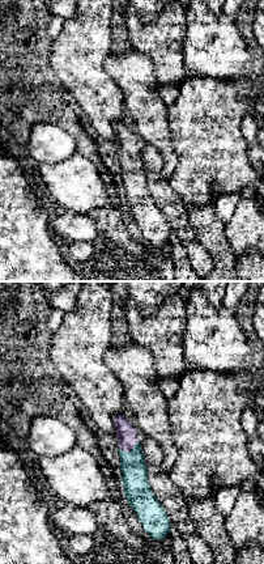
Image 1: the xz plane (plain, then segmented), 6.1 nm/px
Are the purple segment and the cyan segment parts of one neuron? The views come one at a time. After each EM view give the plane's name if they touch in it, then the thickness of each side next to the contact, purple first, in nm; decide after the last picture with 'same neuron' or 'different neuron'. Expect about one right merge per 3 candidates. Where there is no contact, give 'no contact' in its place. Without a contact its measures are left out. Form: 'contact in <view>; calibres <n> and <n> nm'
contact in xz; calibres 120 and 160 nm

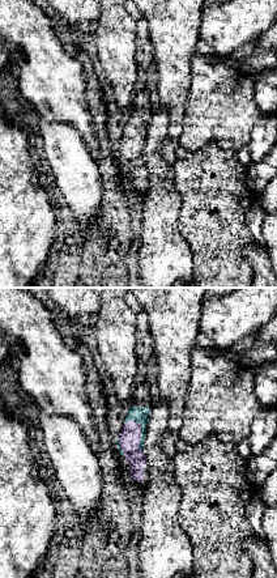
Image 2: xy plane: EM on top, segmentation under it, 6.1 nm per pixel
contact in xy; calibres 140 and 100 nm

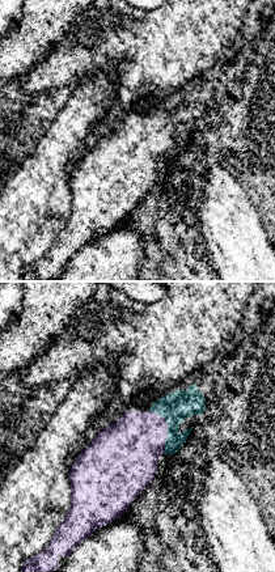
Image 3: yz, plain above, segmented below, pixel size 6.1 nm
contact in yz; calibres 360 and 180 nm

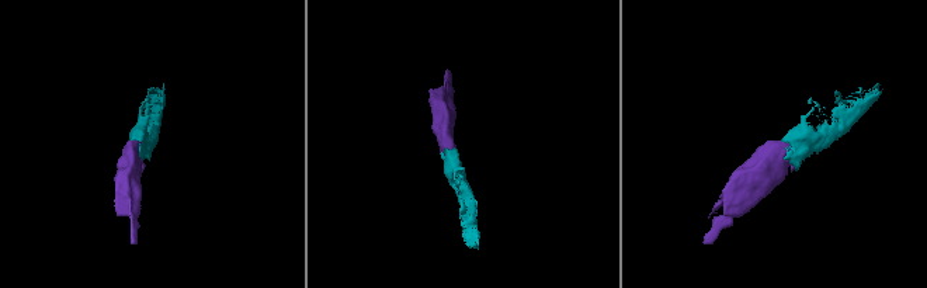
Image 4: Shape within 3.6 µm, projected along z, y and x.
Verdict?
same neuron

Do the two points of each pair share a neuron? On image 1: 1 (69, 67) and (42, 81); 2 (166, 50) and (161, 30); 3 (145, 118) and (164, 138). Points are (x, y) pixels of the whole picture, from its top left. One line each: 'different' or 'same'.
1: different
2: same
3: same

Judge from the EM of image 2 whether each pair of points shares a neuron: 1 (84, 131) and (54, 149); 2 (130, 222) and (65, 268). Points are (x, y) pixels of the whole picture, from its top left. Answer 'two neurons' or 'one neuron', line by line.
1: two neurons
2: one neuron

